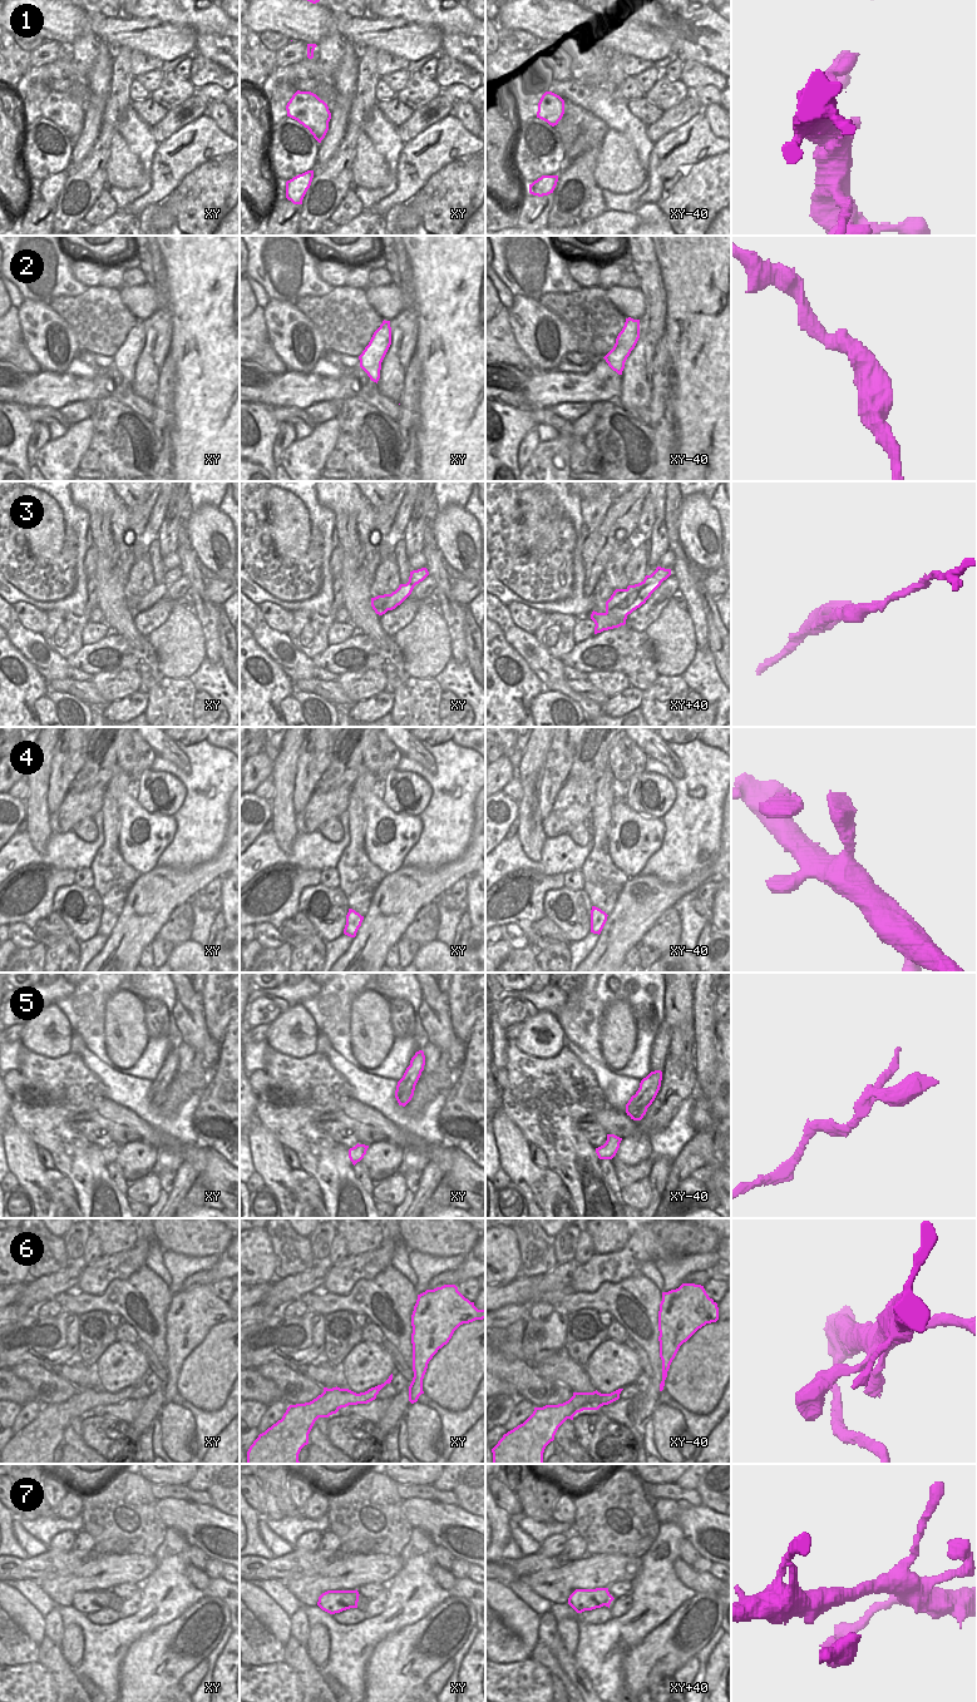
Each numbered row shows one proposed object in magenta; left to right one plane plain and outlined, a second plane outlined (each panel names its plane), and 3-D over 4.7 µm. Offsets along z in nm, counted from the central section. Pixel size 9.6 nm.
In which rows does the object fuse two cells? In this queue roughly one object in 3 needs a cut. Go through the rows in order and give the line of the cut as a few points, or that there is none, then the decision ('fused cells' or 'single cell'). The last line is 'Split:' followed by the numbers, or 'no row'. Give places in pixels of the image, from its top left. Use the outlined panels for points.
1: cut none; single cell
2: cut none; single cell
3: cut none; single cell
4: cut none; single cell
5: cut none; single cell
6: cut none; single cell
7: cut none; single cell
Split: no row

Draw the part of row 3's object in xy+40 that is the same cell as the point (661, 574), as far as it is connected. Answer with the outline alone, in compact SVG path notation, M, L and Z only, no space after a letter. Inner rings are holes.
M657 566L651 575L626 589L616 589L606 602L606 612L592 612L591 619L594 622L594 634L603 630L618 628L626 624L627 615L640 608L651 594L671 575L671 569Z

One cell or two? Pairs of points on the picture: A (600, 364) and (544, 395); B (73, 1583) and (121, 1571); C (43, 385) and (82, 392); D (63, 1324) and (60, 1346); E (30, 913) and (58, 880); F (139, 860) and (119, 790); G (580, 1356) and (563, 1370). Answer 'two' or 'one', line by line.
A: one
B: one
C: one
D: one
E: one
F: one
G: two

